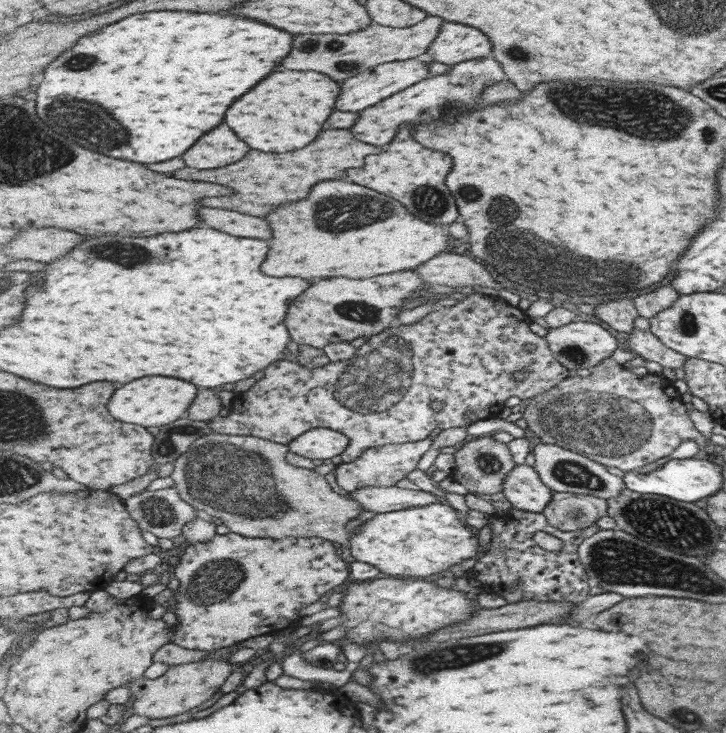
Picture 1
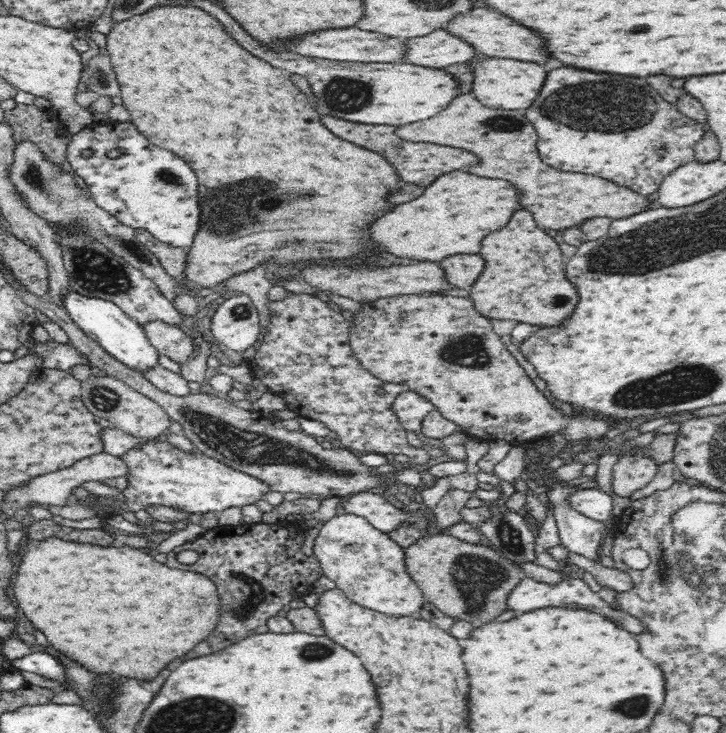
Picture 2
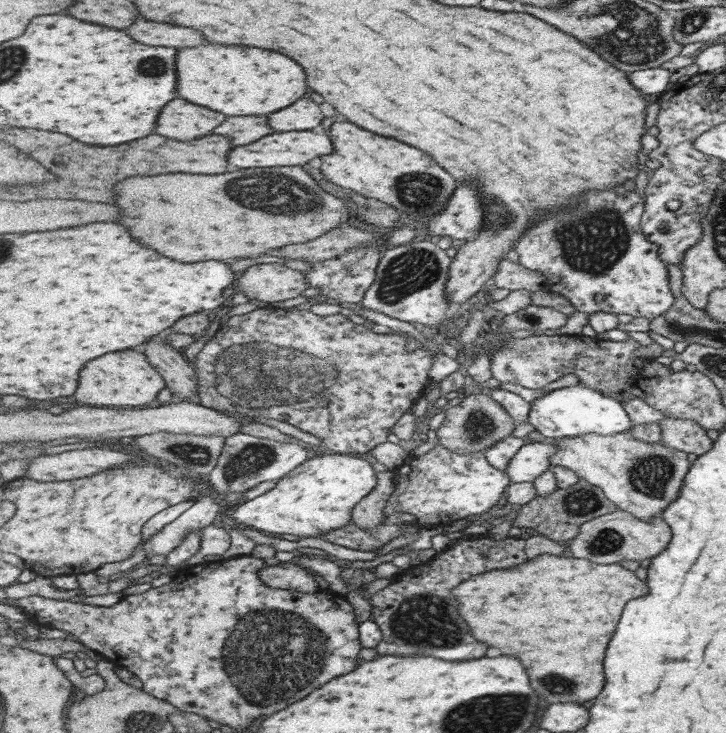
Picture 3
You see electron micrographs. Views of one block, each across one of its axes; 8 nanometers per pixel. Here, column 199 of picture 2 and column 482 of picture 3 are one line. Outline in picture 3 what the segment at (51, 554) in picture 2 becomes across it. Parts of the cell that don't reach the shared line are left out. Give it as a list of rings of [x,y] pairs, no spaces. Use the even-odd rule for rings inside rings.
[[[542,554],[539,558],[529,560],[521,566],[515,566],[515,568],[495,569],[493,572],[489,571],[471,577],[457,586],[453,594],[456,594],[457,602],[461,604],[461,616],[465,616],[465,620],[469,620],[469,626],[473,628],[473,636],[477,636],[477,640],[481,640],[483,644],[489,644],[491,648],[503,650],[503,656],[521,656],[521,660],[525,660],[525,668],[529,668],[529,676],[533,676],[533,690],[537,690],[537,694],[545,696],[547,701],[553,704],[558,702],[583,703],[587,700],[593,700],[601,694],[603,682],[605,682],[603,680],[603,652],[609,646],[609,642],[617,630],[617,624],[619,624],[621,614],[625,610],[625,604],[633,598],[649,594],[649,590],[649,585],[645,580],[637,578],[633,571],[623,568],[621,564],[595,564],[595,562],[583,560],[583,558]]]

